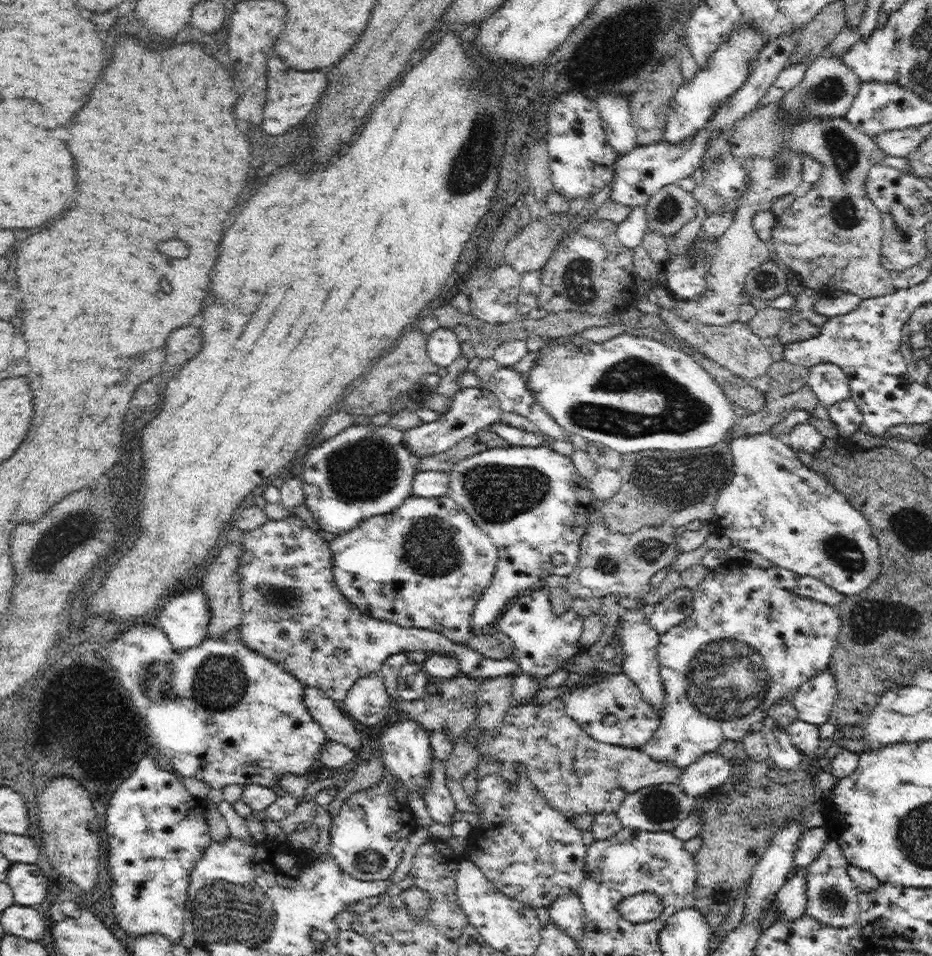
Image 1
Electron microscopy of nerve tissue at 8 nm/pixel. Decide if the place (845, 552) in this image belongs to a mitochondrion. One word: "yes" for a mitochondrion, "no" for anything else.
yes

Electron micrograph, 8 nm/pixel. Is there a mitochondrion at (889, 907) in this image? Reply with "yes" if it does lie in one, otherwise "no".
no

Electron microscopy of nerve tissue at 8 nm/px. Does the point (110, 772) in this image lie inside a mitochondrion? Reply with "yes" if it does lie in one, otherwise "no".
no

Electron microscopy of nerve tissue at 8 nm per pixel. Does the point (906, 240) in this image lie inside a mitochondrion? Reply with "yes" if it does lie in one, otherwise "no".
yes

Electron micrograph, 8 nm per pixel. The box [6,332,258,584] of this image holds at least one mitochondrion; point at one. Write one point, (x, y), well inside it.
(76, 529)

